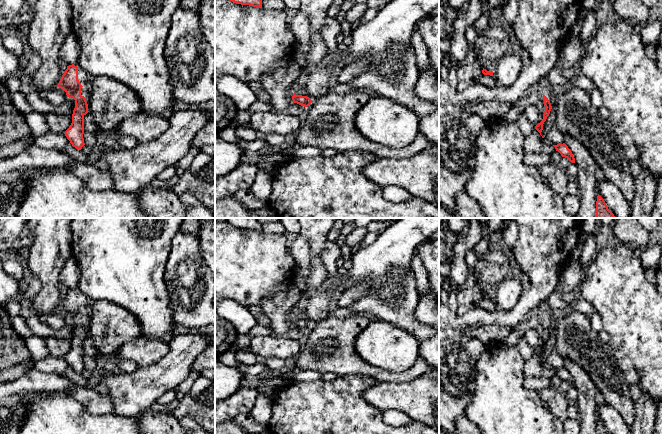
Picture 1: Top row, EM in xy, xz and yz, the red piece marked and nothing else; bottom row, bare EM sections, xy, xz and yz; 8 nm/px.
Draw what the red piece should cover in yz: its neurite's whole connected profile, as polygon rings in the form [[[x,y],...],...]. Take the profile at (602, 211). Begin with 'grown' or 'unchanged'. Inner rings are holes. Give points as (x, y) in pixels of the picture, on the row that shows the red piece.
unchanged; [[[600,195],[597,196],[595,218],[615,218]]]

